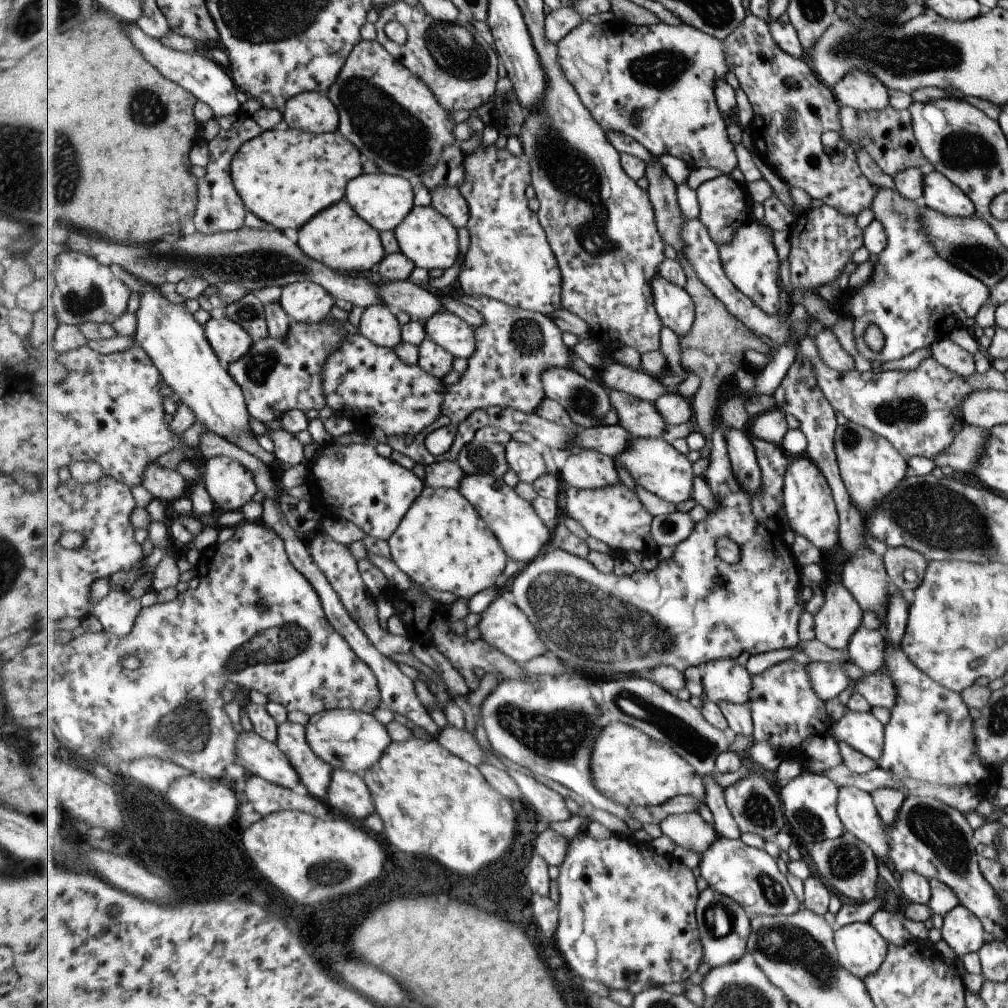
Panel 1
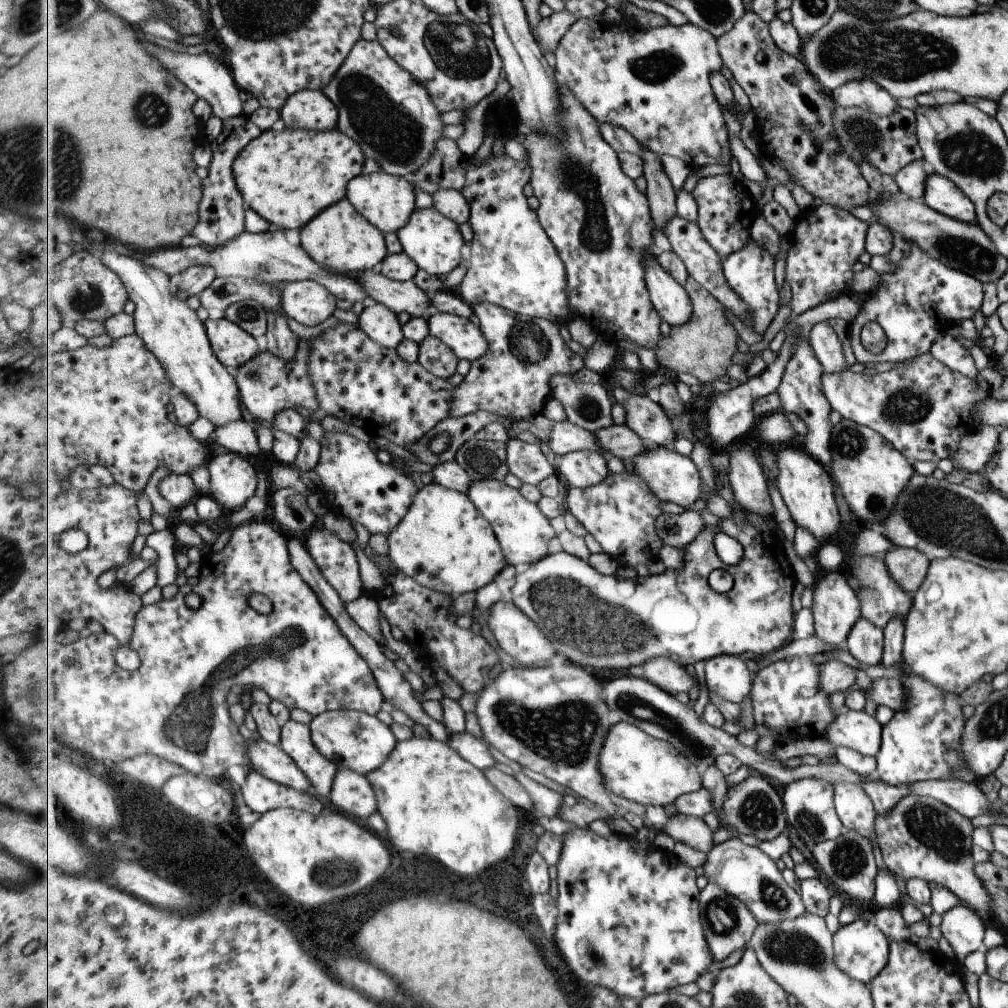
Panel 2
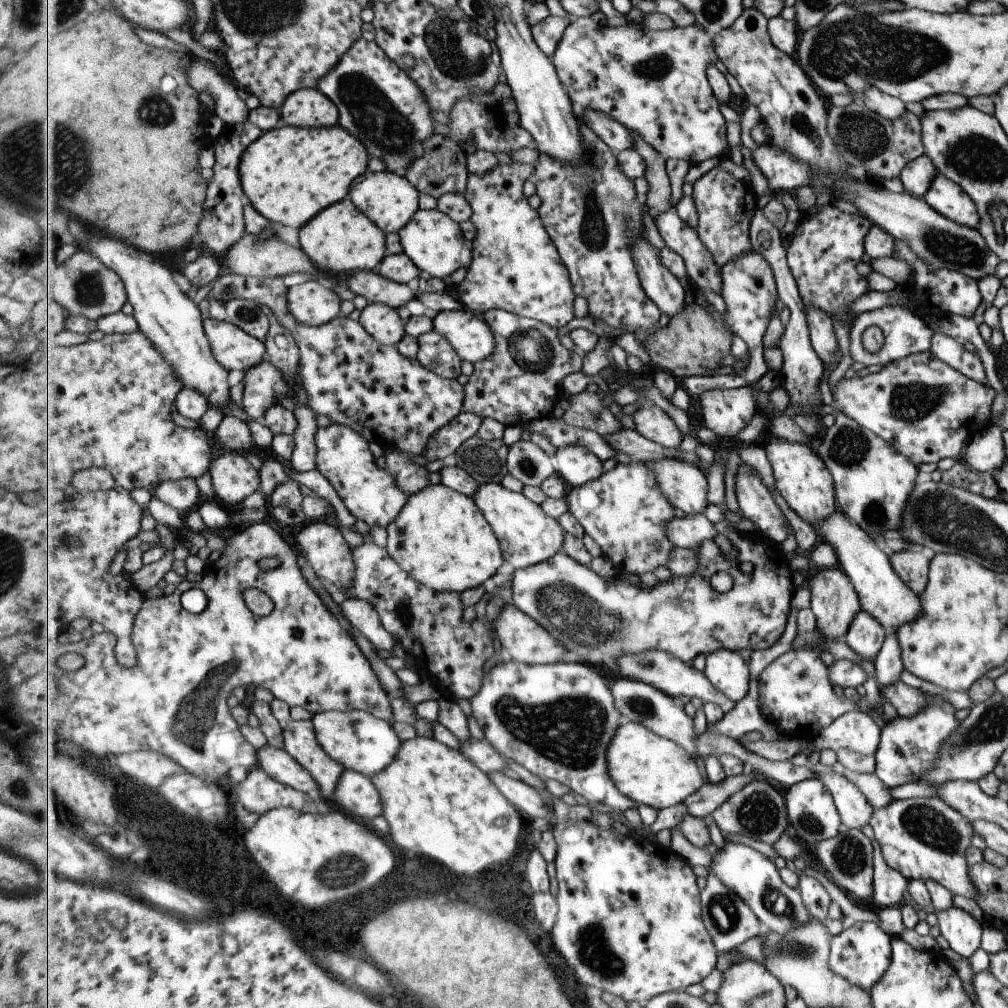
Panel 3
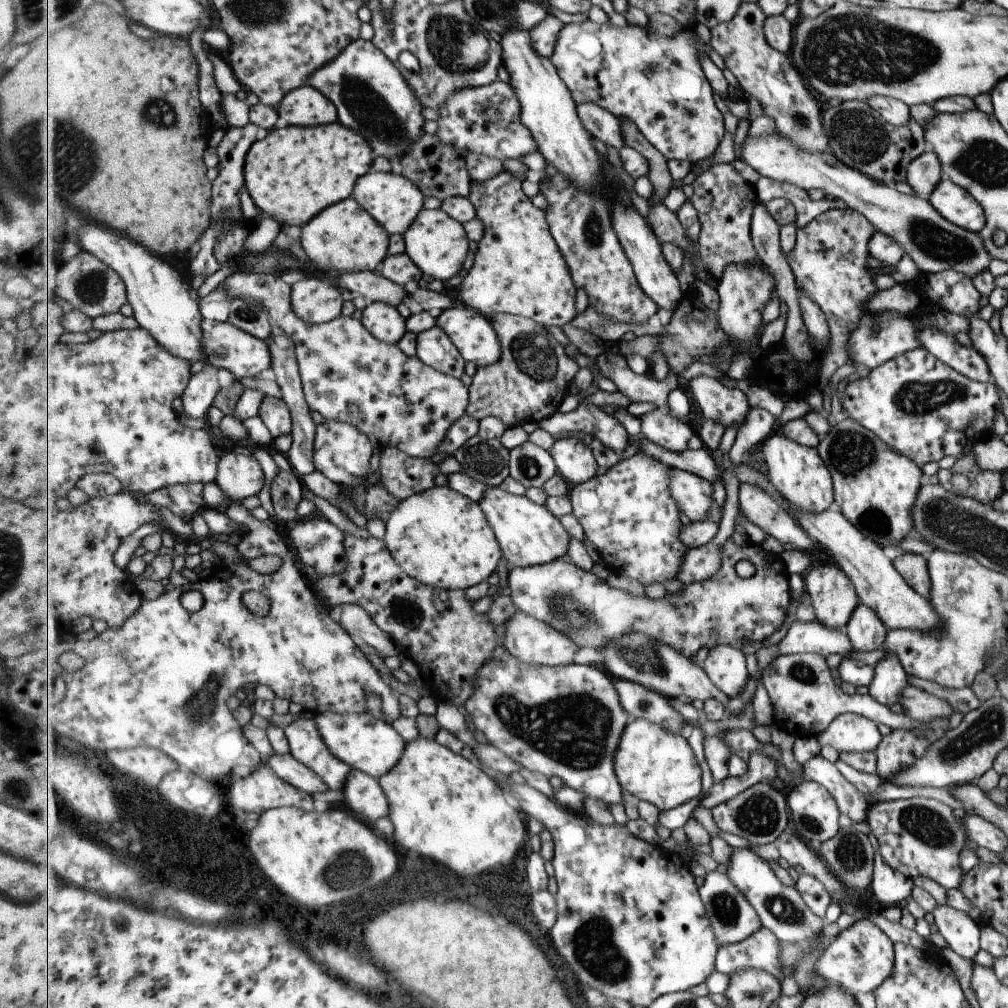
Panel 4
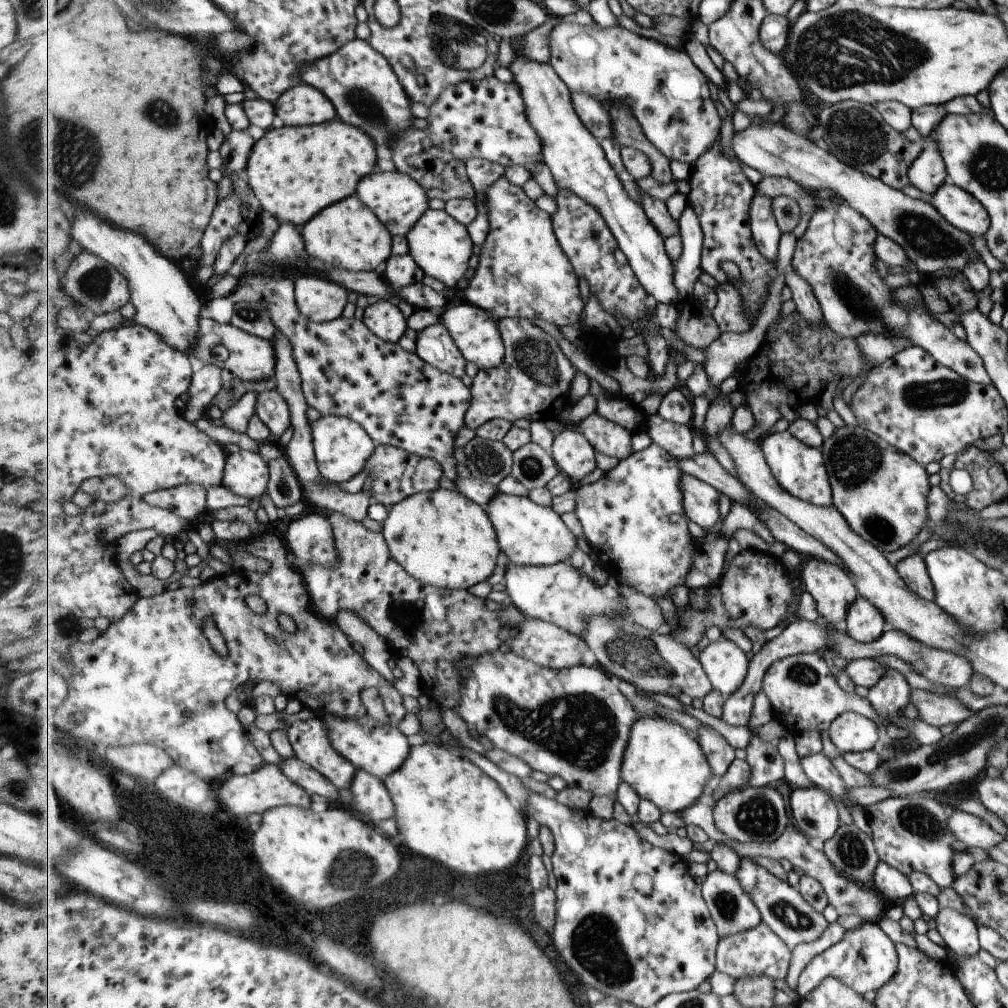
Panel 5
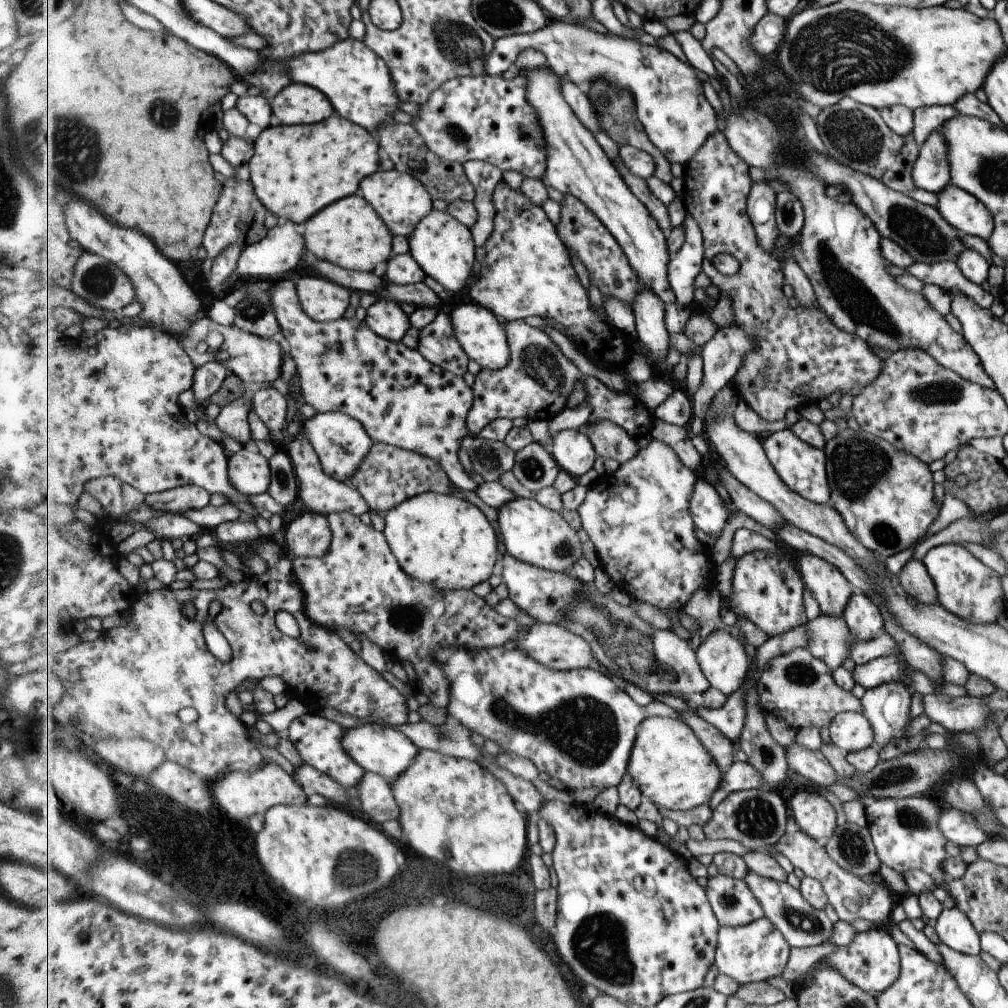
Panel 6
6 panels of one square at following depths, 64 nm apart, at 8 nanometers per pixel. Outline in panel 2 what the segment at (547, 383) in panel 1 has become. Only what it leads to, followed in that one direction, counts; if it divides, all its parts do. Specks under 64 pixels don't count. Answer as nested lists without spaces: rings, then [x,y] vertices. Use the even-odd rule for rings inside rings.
[[[573,374],[553,375],[550,380],[552,397],[559,400],[567,420],[585,430],[595,431],[613,425],[611,402],[605,386],[599,383],[580,382]]]

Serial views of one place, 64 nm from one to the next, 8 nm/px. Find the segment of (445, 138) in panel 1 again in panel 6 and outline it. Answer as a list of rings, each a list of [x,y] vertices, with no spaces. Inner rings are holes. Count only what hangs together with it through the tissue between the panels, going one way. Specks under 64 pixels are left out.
[[[349,38],[326,51],[307,53],[285,60],[283,66],[295,83],[305,83],[321,89],[342,117],[364,126],[371,134],[382,125],[395,122],[391,114],[399,110],[402,100],[396,89],[388,64],[364,40]]]

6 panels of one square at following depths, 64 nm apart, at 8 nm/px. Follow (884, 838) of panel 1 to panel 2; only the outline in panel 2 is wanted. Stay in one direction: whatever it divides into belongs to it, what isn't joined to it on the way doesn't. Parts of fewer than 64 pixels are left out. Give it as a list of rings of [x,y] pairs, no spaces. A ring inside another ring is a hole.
[[[837,783],[832,785],[836,792],[836,812],[840,816],[841,824],[846,829],[859,833],[859,836],[870,840],[876,840],[874,831],[874,820],[876,812],[869,800],[868,793],[854,784]]]

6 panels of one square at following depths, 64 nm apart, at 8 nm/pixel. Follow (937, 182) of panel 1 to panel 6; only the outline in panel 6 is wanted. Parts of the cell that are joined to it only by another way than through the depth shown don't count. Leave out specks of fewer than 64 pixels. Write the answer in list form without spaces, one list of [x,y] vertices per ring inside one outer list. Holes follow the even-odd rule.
[[[950,182],[936,196],[935,208],[949,226],[986,242],[993,228],[993,219],[983,204]]]

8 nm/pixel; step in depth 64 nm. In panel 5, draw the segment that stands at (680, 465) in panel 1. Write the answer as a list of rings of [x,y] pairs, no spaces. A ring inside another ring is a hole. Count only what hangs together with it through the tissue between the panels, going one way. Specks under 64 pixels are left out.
[[[687,475],[683,484],[685,512],[688,518],[705,530],[716,527],[721,493],[711,483],[691,475]]]

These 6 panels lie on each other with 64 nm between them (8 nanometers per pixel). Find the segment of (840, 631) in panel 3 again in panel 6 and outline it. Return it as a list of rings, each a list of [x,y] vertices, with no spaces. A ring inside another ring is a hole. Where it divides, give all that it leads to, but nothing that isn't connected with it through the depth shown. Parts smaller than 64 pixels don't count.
[[[805,553],[798,564],[805,588],[817,601],[820,614],[828,617],[843,616],[851,598],[851,583],[836,565],[821,557]]]

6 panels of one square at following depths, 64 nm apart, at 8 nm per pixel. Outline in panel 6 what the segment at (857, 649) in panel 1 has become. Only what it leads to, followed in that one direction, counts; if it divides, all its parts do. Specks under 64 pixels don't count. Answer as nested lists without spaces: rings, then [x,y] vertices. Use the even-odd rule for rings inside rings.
[[[861,592],[853,593],[841,619],[857,641],[868,641],[882,632],[882,616],[878,606]]]

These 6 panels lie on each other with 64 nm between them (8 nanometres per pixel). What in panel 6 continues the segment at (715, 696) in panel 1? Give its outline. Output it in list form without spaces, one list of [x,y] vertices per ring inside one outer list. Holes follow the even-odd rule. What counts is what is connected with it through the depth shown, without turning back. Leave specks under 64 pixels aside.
[[[717,630],[709,635],[696,653],[707,680],[727,696],[736,693],[746,684],[752,664],[745,646],[729,632]]]

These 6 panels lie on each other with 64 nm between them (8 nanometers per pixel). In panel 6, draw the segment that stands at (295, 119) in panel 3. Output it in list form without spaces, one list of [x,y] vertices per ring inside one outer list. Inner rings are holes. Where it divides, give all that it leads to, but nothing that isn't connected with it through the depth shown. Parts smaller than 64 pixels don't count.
[[[291,83],[269,106],[283,125],[310,125],[323,122],[336,111],[321,89],[305,83]]]

